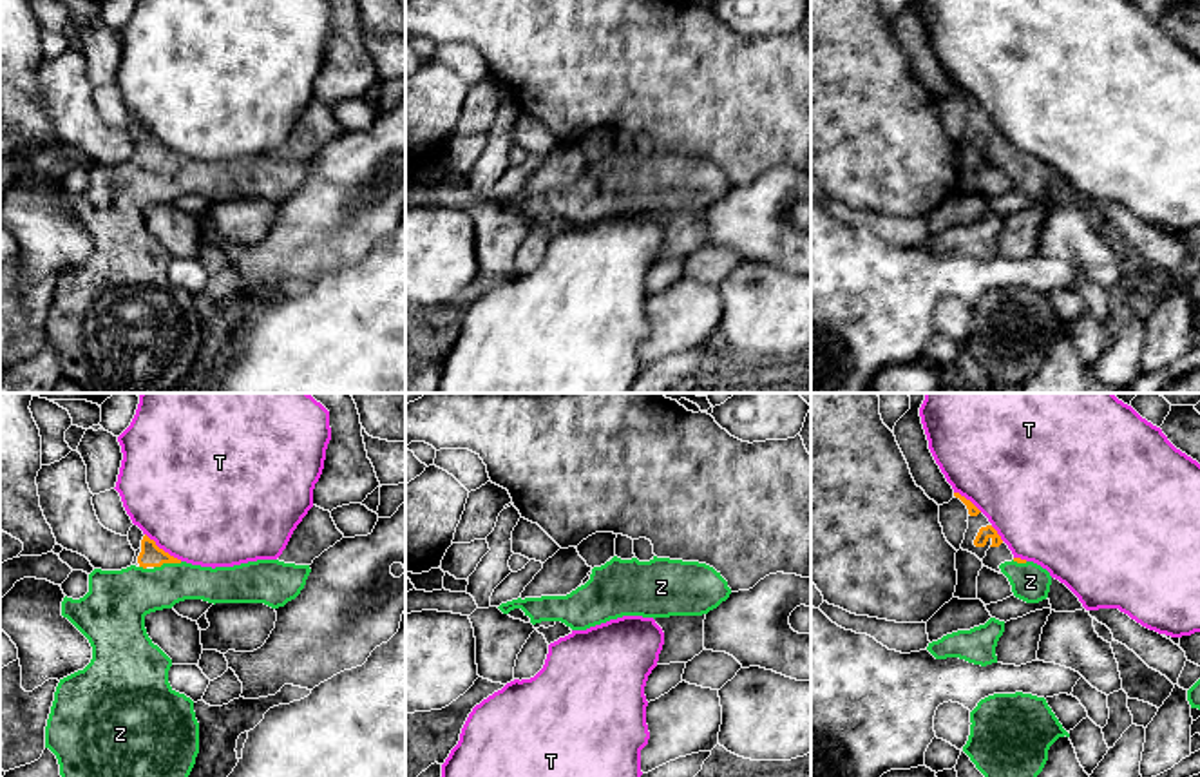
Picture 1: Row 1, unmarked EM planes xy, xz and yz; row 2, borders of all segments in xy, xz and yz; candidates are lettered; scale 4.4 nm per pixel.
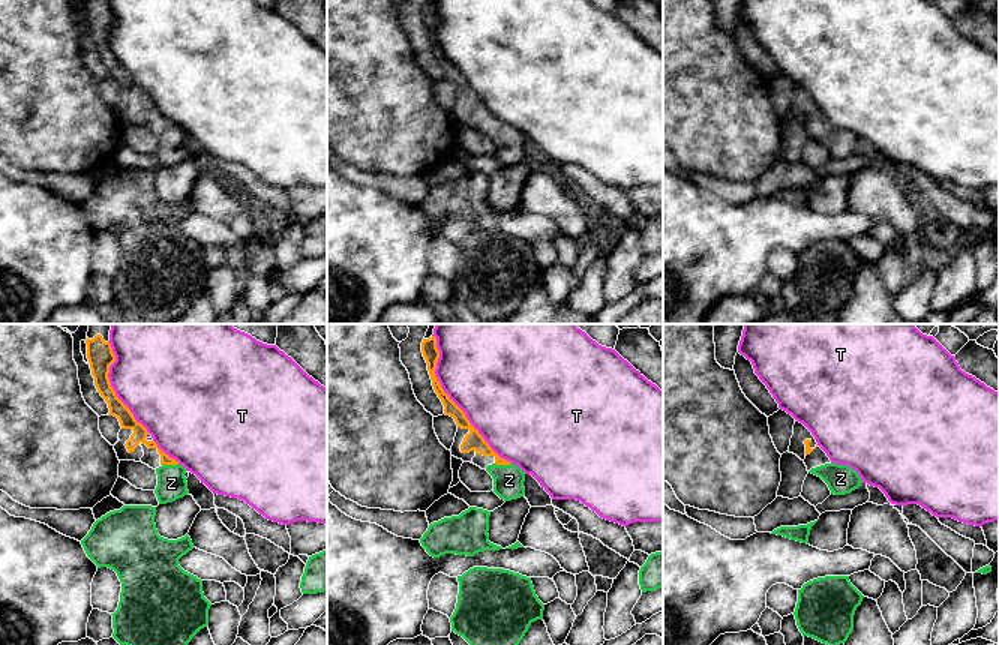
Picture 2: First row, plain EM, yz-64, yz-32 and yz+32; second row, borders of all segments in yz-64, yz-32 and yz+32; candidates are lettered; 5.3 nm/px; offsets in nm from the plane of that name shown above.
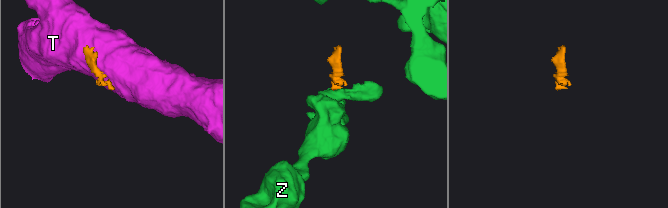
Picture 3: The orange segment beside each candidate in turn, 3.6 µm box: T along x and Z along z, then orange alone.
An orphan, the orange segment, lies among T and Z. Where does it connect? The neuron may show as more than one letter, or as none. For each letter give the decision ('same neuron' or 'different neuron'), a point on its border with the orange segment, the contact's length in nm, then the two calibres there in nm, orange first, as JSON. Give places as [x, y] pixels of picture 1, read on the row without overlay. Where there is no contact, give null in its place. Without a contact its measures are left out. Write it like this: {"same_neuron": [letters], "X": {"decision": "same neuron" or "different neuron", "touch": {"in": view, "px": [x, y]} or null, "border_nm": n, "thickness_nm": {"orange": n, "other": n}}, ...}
{"same_neuron": ["Z"], "T": {"decision": "different neuron", "touch": {"in": "xy", "px": [161, 143]}, "border_nm": 200, "thickness_nm": {"orange": 100, "other": 500}}, "Z": {"decision": "same neuron", "touch": {"in": "xy", "px": [167, 156]}, "border_nm": 130, "thickness_nm": {"orange": 100, "other": 240}}}

